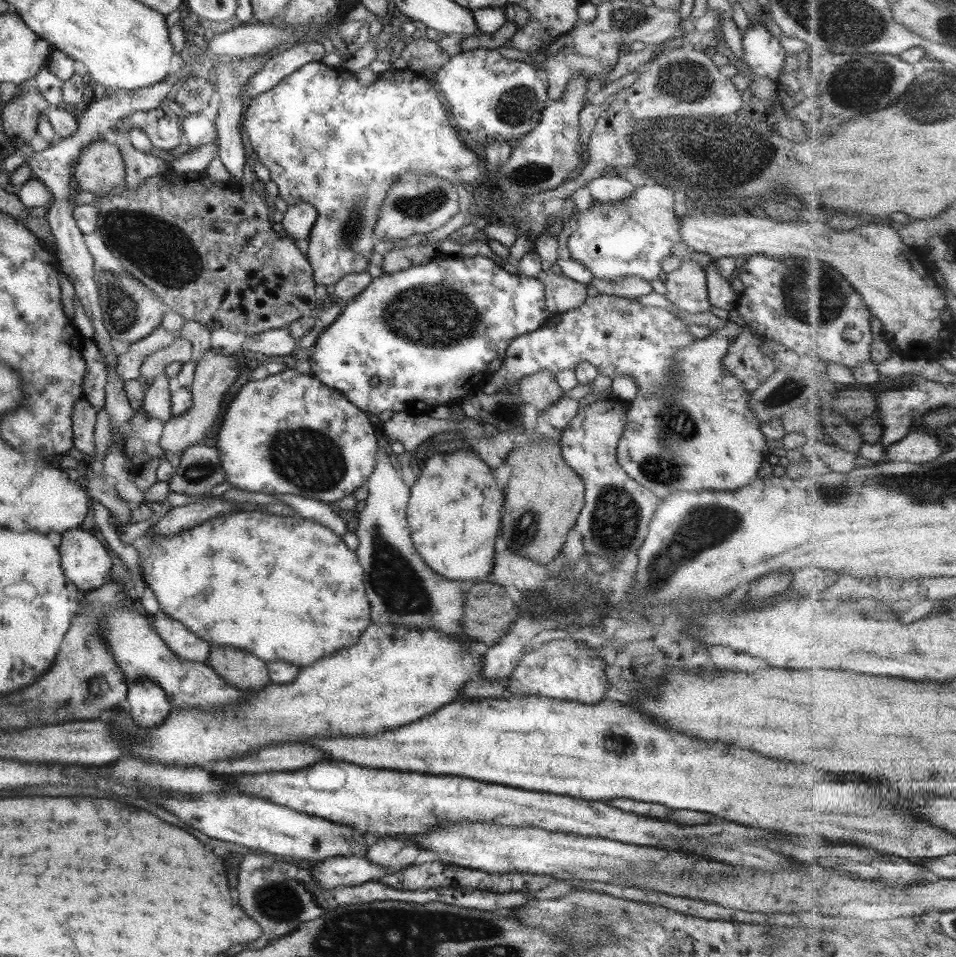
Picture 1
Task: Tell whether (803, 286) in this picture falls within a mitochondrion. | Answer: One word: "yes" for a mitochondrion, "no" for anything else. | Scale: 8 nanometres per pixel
yes

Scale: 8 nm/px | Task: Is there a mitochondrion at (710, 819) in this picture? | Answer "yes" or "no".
no

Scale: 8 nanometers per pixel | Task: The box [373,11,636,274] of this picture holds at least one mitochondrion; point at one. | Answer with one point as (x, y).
(517, 107)

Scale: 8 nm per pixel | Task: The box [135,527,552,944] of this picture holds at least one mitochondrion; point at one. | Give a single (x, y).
(279, 906)

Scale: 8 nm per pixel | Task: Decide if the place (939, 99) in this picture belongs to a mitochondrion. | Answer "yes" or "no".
yes

